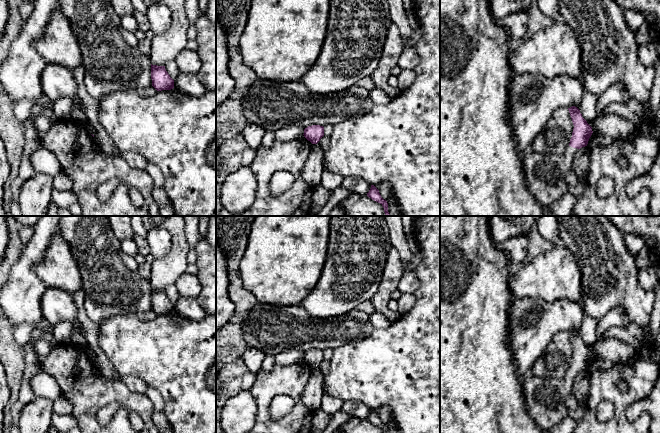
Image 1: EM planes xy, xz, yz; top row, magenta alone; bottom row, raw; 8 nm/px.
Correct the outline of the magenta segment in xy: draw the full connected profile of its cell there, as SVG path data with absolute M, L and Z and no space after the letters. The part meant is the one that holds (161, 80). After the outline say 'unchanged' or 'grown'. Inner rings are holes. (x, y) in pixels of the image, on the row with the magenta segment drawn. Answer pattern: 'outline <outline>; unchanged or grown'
outline M151 64L152 86L157 91L171 90L174 88L174 80L170 77L165 66Z; unchanged

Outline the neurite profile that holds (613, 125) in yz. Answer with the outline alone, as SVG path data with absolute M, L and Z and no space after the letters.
M616 114L598 117L592 125L593 132L621 140L634 135L635 130L636 127L631 122Z

